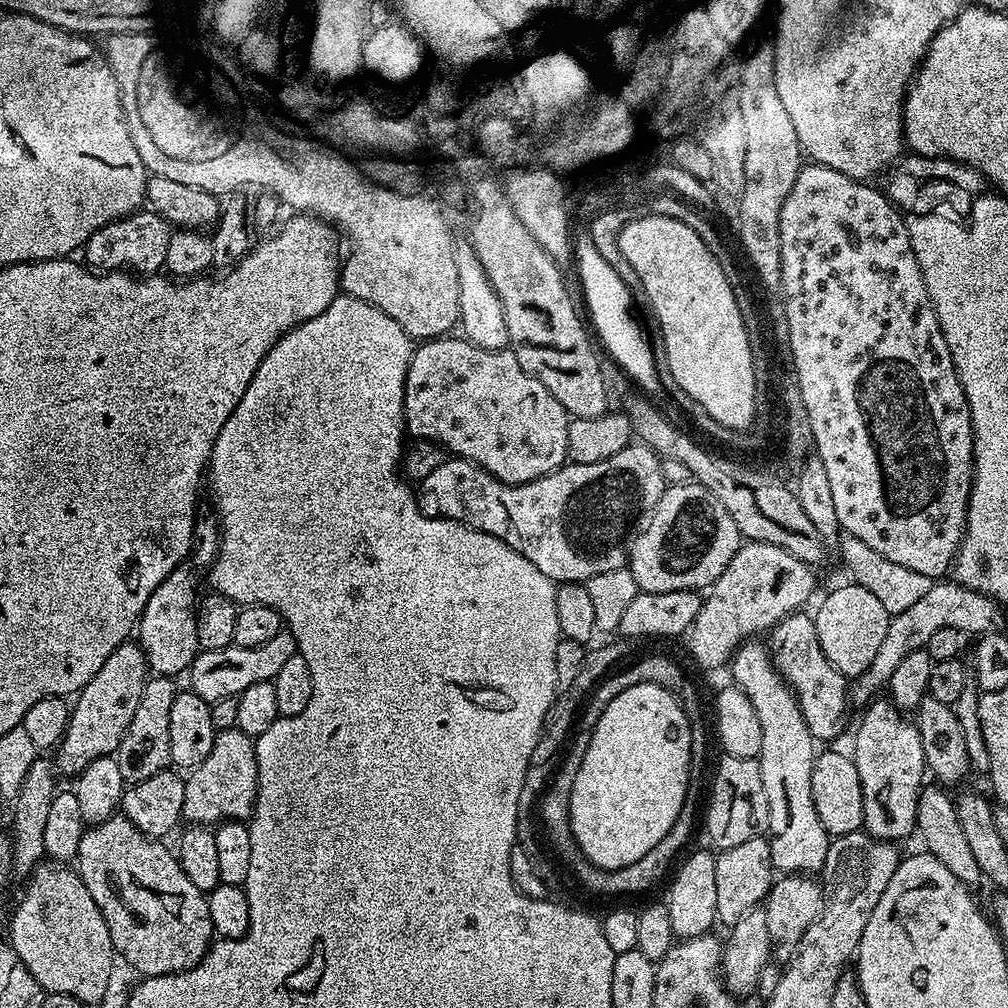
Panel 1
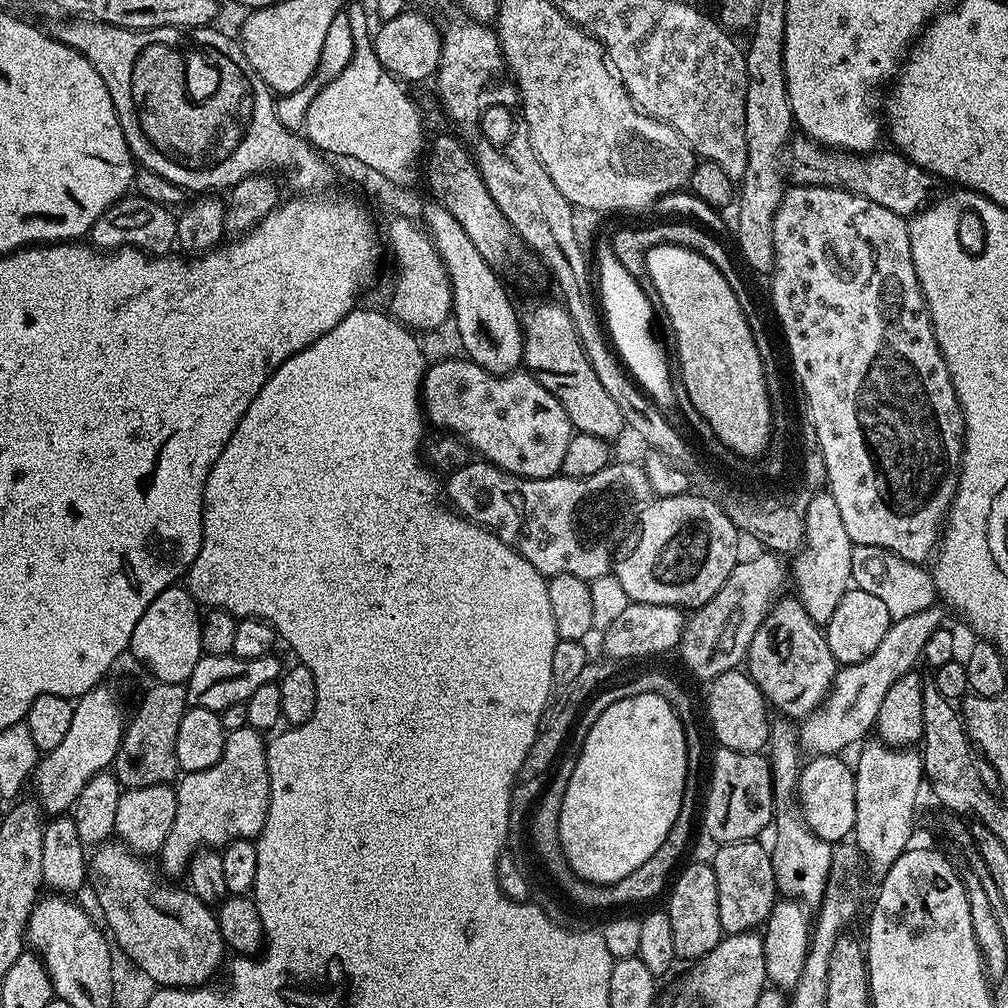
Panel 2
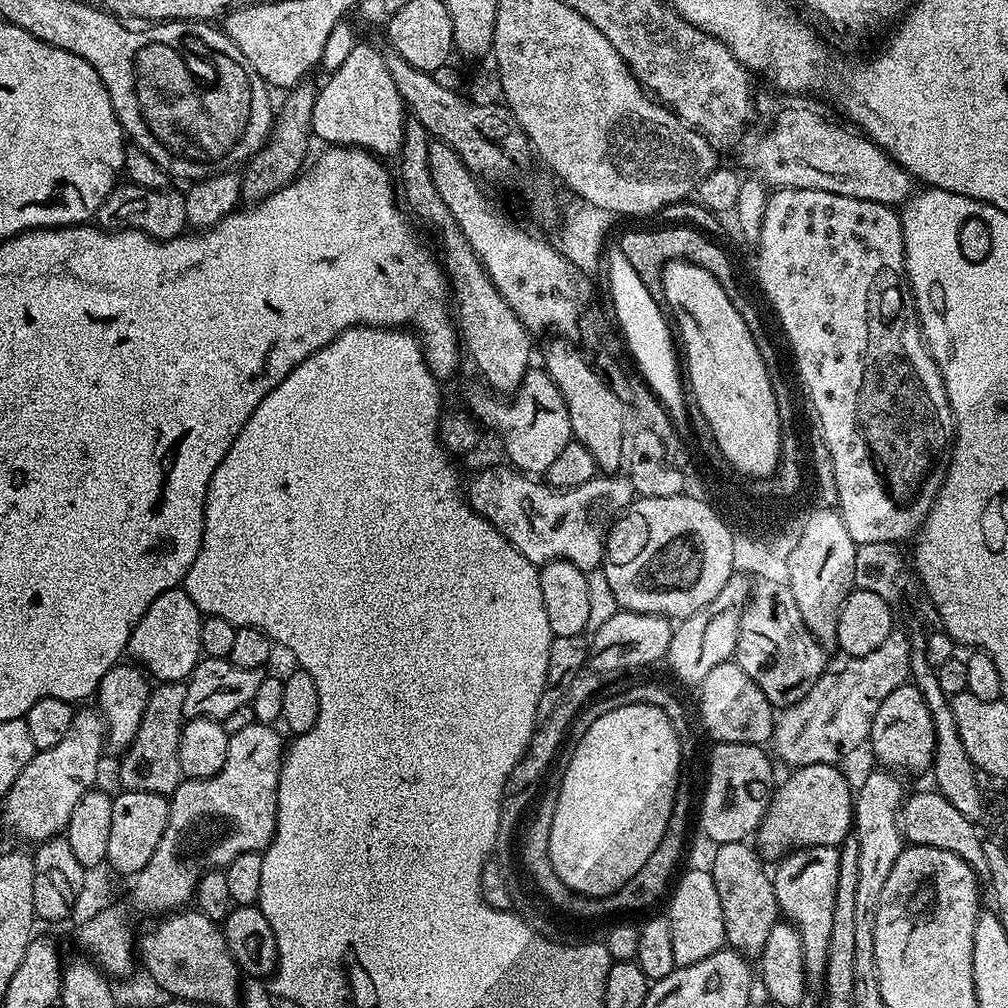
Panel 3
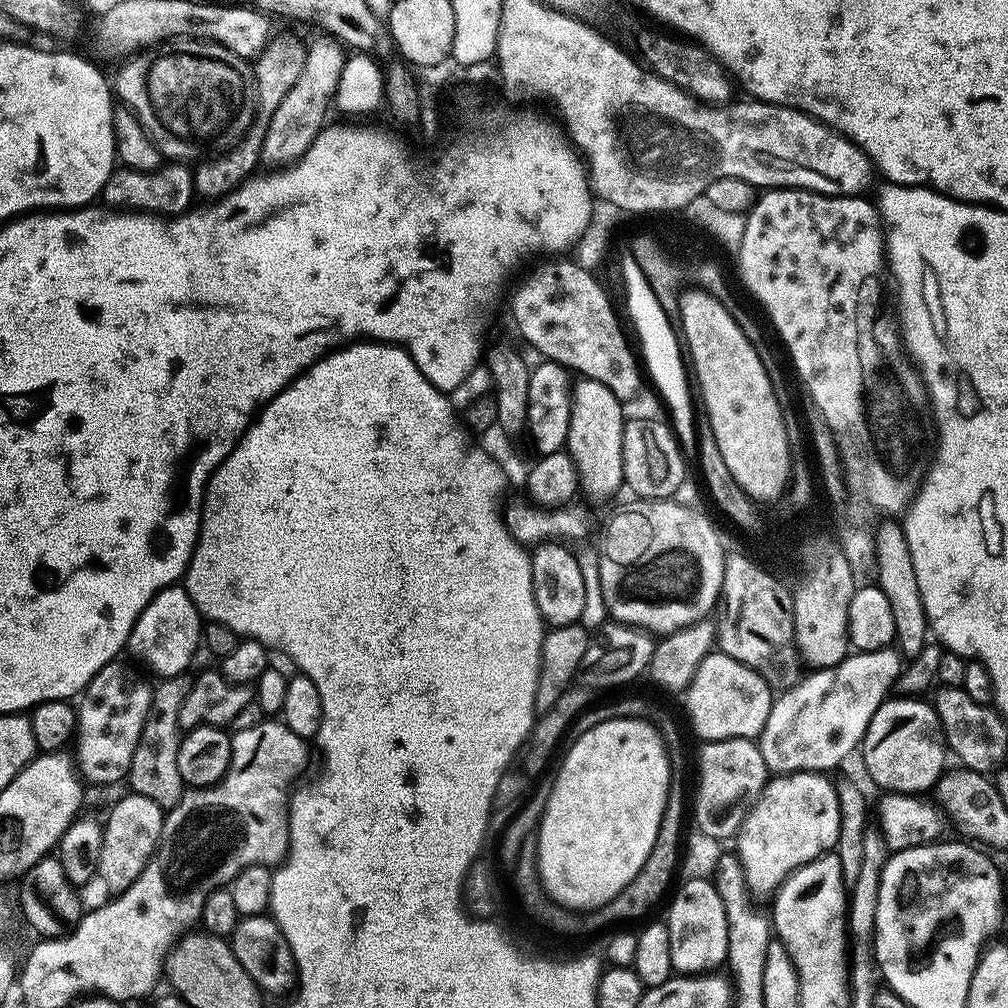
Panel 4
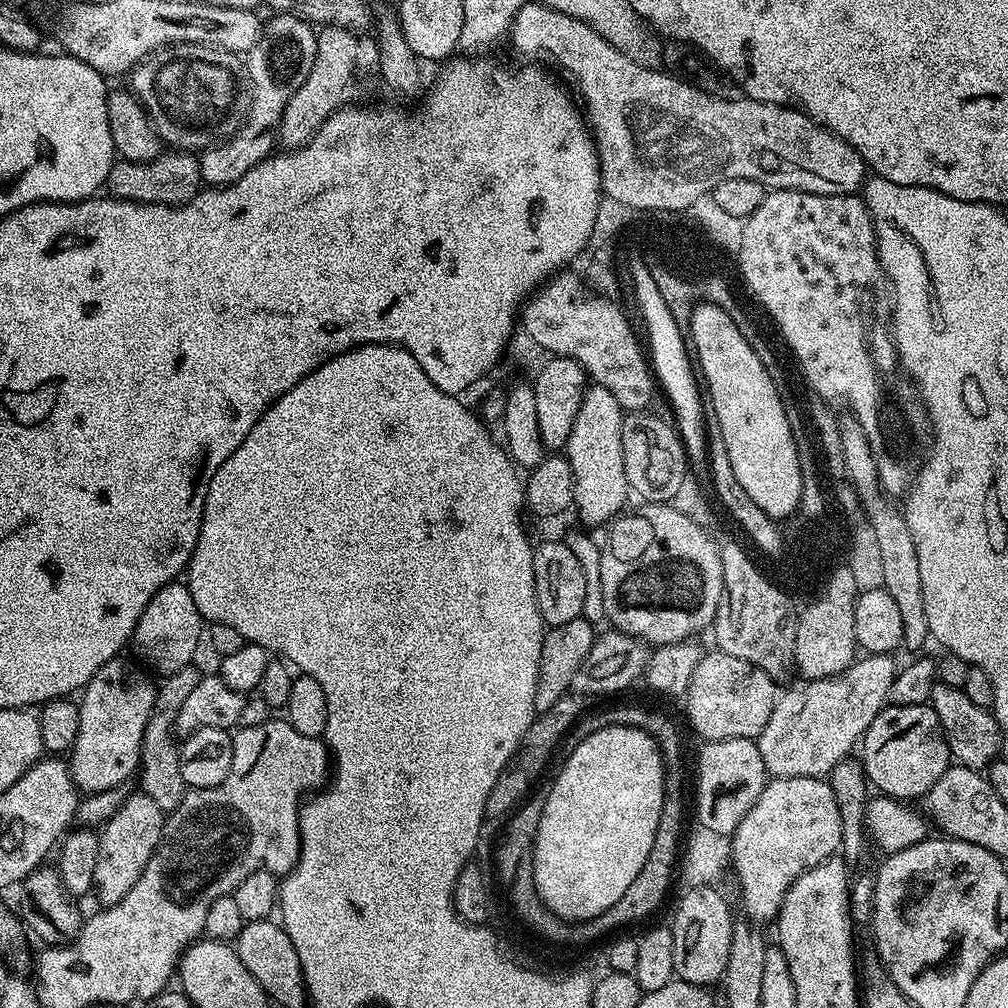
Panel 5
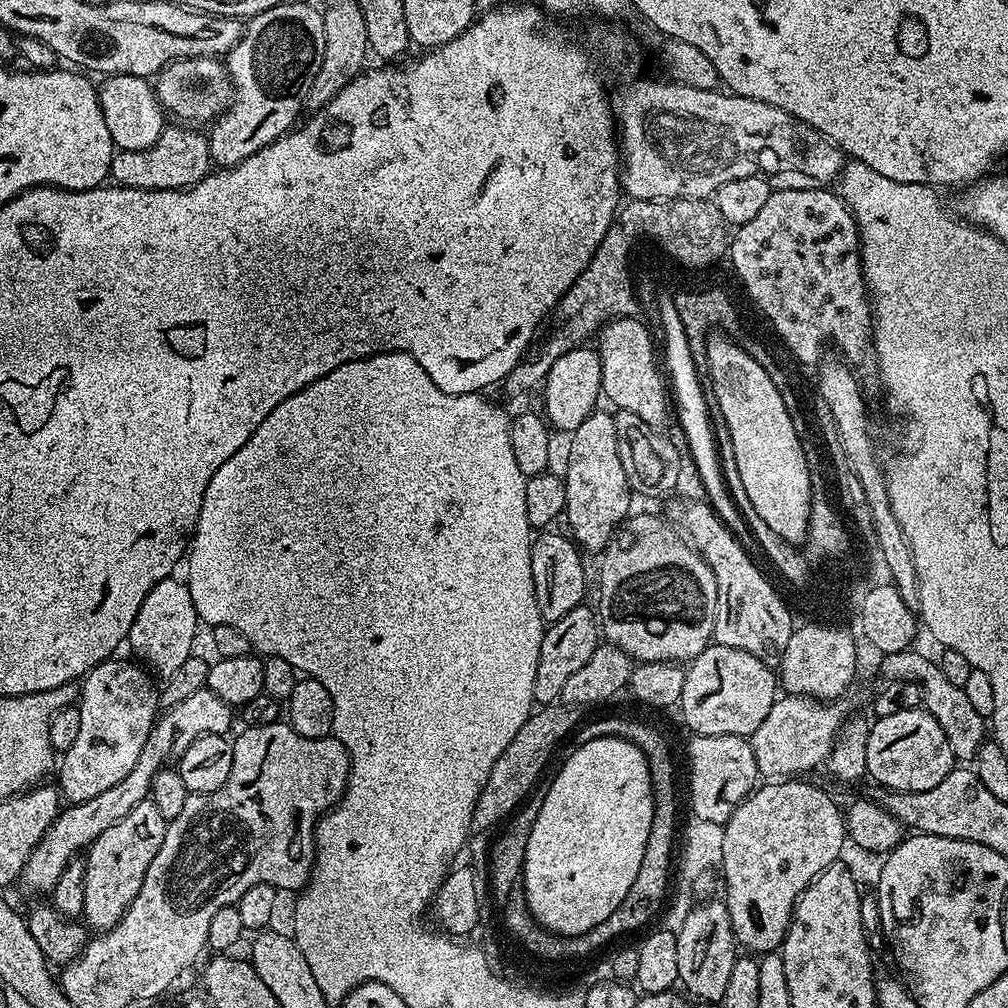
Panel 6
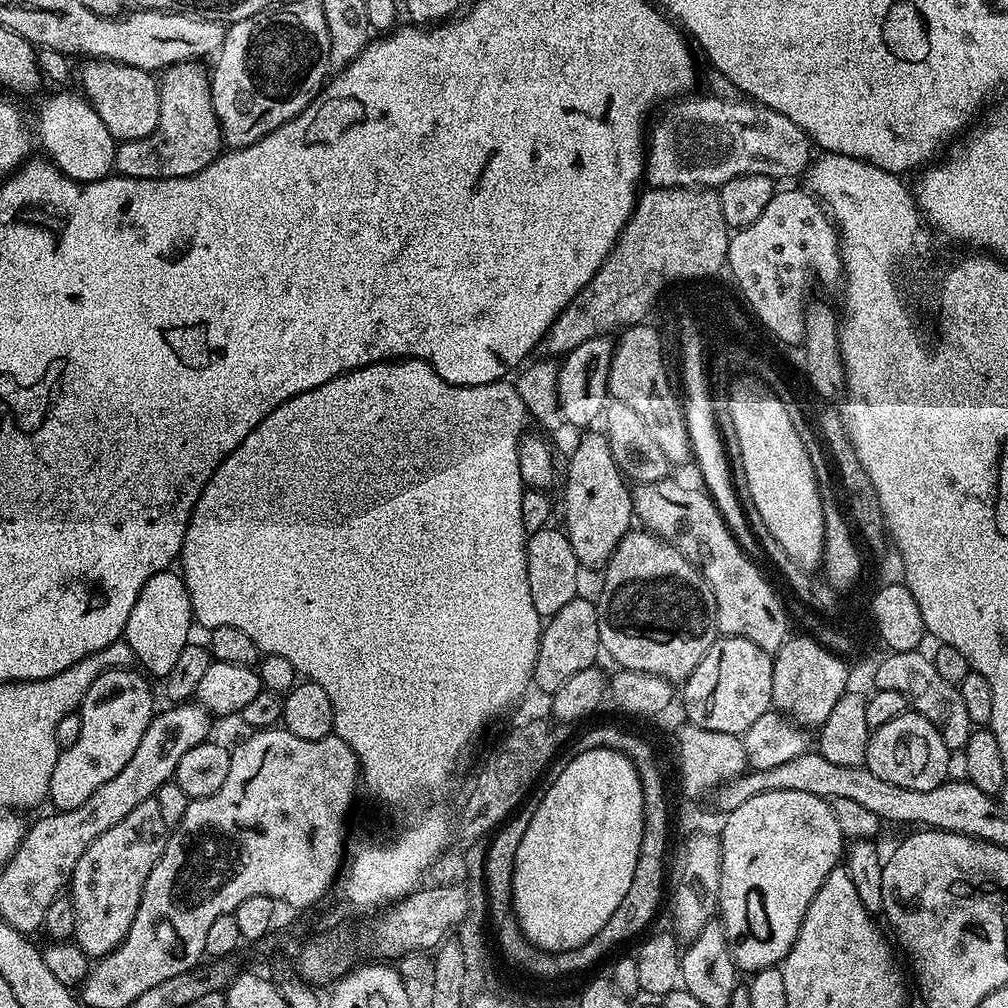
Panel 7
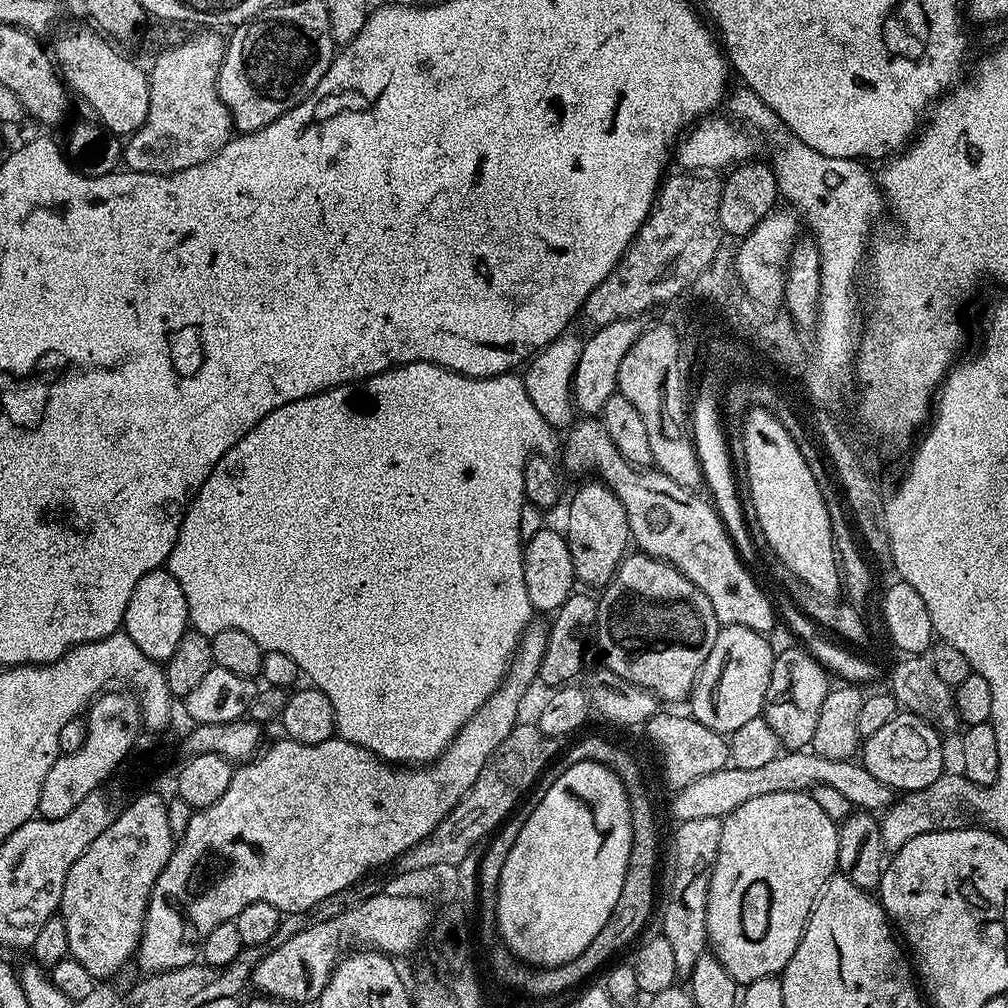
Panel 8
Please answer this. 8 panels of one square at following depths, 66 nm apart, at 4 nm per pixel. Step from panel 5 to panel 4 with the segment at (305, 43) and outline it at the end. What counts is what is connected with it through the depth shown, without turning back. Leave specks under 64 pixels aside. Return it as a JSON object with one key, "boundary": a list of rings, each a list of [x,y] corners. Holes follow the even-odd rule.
{"boundary":[[[273,41],[260,53],[254,64],[259,119],[253,123],[247,136],[236,147],[231,148],[223,156],[209,158],[195,165],[192,174],[192,191],[199,199],[200,196],[204,199],[201,201],[215,202],[223,199],[224,196],[229,196],[239,184],[244,183],[257,171],[255,168],[258,168],[260,164],[260,147],[268,129],[268,119],[274,114],[278,102],[282,102],[282,98],[286,98],[290,86],[294,86],[294,81],[298,79],[298,74],[302,74],[305,51],[303,45],[300,47],[292,42]]]}

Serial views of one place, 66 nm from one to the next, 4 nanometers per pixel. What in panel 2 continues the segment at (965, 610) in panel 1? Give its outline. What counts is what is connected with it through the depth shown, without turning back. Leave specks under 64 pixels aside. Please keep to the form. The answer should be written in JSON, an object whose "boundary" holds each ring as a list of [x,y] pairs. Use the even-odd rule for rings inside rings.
{"boundary":[[[933,606],[908,618],[893,620],[886,630],[886,638],[882,638],[882,646],[878,646],[878,650],[874,650],[870,658],[857,664],[845,664],[837,671],[832,690],[828,693],[824,703],[819,708],[815,708],[809,716],[805,716],[799,725],[798,739],[805,753],[812,756],[835,756],[843,753],[843,748],[848,748],[851,744],[859,745],[875,729],[878,710],[882,710],[882,701],[886,698],[890,686],[894,686],[898,678],[902,678],[907,672],[917,667],[916,660],[918,664],[924,655],[926,638],[930,638],[930,634],[934,634],[934,630],[938,630],[945,623],[943,611],[945,612],[943,607]]]}

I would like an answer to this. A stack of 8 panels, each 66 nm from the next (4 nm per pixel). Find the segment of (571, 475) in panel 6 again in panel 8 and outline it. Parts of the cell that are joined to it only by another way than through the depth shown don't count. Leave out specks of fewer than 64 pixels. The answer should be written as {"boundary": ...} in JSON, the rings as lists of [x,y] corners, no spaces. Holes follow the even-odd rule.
{"boundary":[[[584,482],[568,504],[568,528],[566,539],[570,546],[570,558],[574,562],[574,574],[581,585],[592,590],[603,589],[612,580],[630,548],[628,519],[622,502],[599,482]]]}

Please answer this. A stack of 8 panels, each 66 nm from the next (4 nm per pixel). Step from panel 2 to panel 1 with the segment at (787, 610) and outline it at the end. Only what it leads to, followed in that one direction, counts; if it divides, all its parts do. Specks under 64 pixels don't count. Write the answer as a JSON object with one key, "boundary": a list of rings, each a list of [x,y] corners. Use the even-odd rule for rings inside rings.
{"boundary":[[[804,610],[793,612],[791,616],[779,620],[770,630],[766,647],[772,657],[772,665],[779,670],[785,684],[796,693],[802,718],[813,741],[821,742],[834,739],[844,728],[844,715],[850,705],[850,680],[829,662],[826,654],[822,654],[815,619],[806,613]]]}

